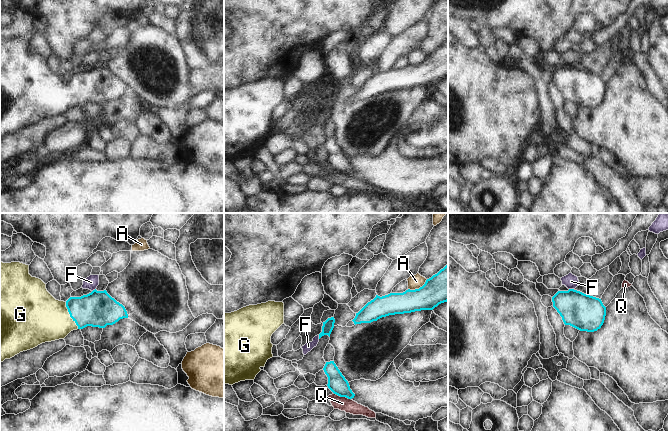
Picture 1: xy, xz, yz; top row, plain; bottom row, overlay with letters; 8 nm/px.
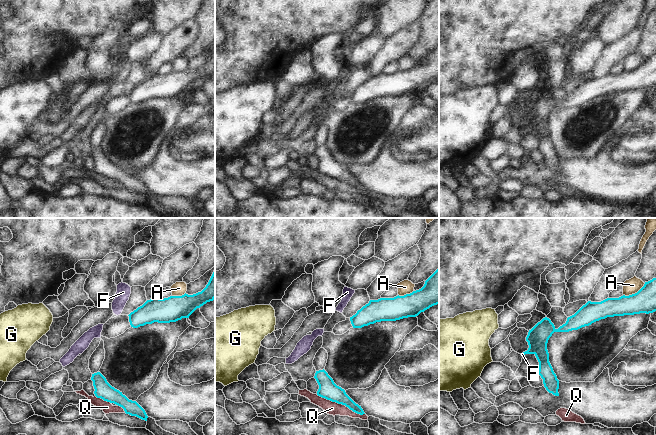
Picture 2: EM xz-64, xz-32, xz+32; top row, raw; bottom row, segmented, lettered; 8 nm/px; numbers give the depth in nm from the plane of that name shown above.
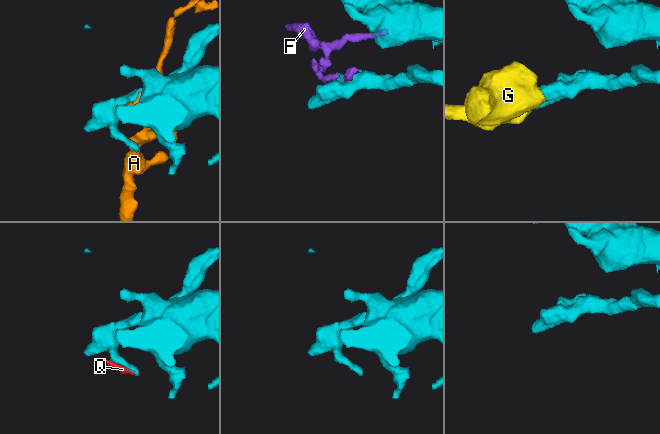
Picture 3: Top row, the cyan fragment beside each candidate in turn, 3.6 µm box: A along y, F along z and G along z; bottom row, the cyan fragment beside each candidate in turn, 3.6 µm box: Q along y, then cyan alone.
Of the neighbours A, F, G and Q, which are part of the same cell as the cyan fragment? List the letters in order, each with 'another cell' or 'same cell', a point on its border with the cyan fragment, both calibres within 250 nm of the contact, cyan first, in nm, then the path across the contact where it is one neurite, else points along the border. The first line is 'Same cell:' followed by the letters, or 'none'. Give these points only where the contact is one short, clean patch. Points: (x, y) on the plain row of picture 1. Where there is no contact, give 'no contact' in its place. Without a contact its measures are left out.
Same cell: G
A: another cell | xz (419, 64) | 260/110 nm
F: another cell | yz (571, 65) | 280/120 nm | along yz (569, 64), (573, 65)
G: same cell | xy (70, 91) | 280/400 nm | across xy (97, 85), (70, 91), (65, 93), (39, 93)
Q: another cell | xz (343, 172) | 150/110 nm | along xz (334, 169), (351, 175)

